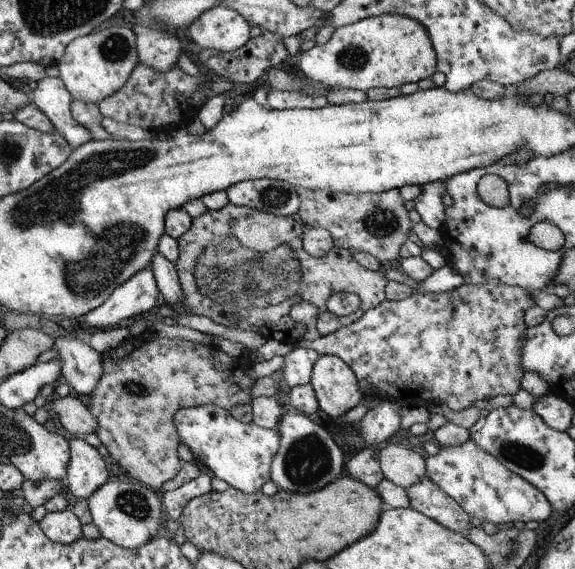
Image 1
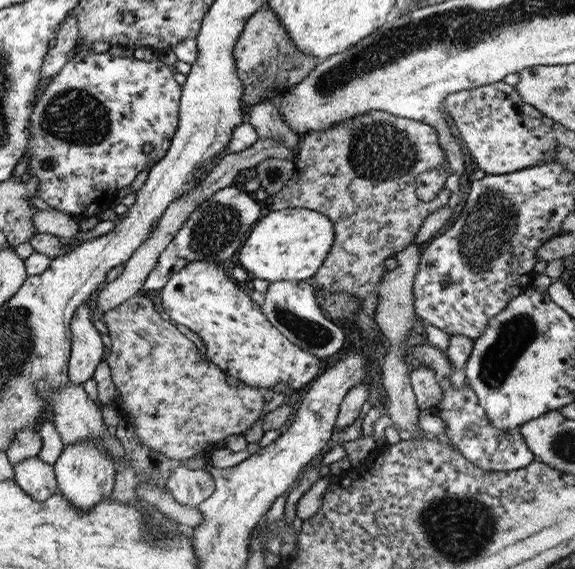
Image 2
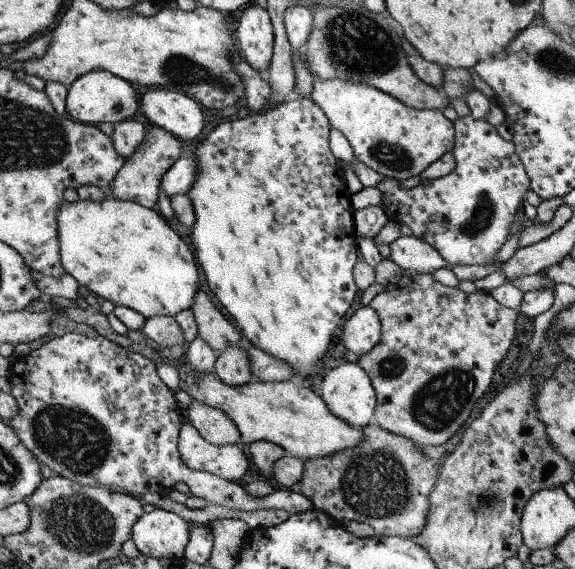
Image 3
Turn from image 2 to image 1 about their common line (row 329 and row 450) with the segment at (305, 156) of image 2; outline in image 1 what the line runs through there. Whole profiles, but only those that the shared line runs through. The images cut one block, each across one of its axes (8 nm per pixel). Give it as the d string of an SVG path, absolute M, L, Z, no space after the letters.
M375 447L359 449L344 463L344 470L349 477L372 489L380 480L383 480L379 466L379 452Z

